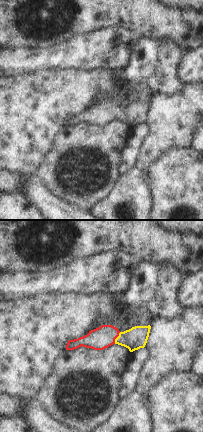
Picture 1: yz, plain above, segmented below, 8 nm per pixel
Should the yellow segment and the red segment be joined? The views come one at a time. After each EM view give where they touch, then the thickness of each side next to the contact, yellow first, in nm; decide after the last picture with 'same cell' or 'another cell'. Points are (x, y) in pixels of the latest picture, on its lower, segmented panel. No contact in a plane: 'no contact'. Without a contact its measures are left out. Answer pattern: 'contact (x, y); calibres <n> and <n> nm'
contact (116, 338); calibres 180 and 180 nm

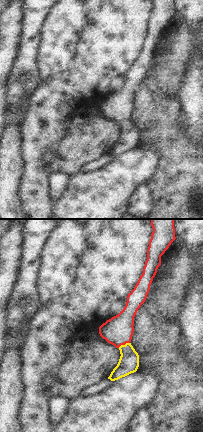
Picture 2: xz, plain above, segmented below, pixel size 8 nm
contact (123, 345); calibres 160 and 240 nm

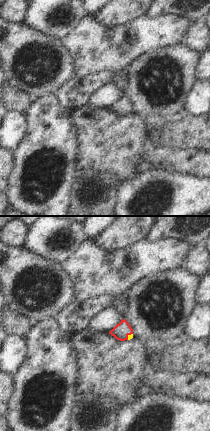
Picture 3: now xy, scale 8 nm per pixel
contact (128, 336); calibres 30 and 130 nm

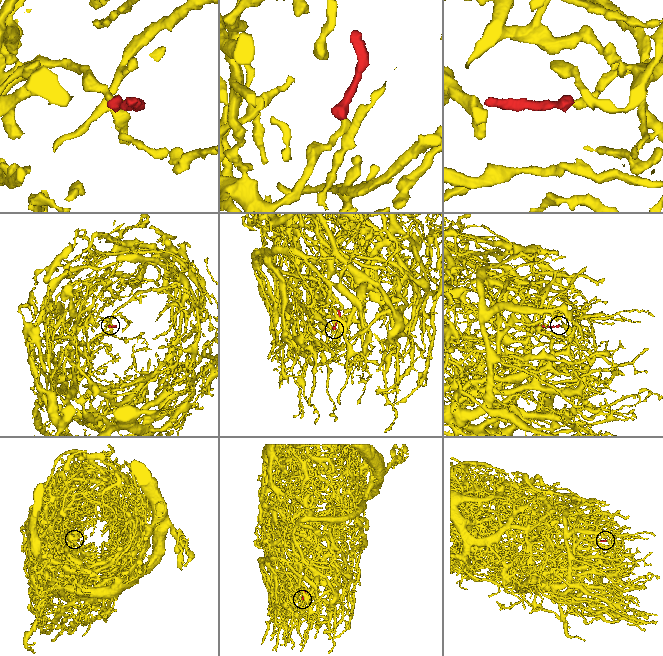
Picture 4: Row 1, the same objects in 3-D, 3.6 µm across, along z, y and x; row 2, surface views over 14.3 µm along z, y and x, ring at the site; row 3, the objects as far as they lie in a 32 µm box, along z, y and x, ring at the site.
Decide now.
same cell

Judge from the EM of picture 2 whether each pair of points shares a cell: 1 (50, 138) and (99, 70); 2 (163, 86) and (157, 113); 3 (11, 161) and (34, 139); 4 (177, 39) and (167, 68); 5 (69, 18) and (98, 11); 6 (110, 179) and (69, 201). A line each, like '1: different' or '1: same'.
1: same
2: different
3: different
4: same
5: different
6: same

